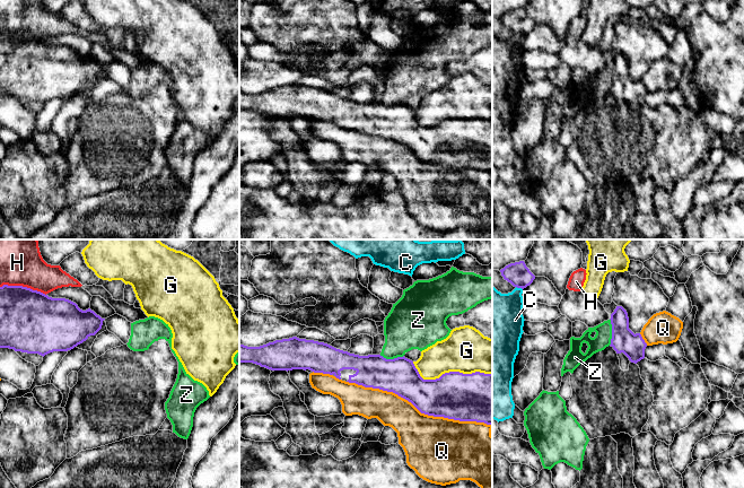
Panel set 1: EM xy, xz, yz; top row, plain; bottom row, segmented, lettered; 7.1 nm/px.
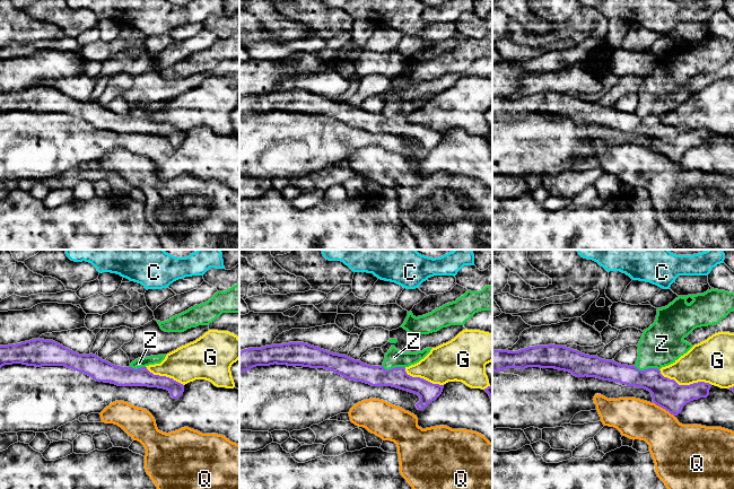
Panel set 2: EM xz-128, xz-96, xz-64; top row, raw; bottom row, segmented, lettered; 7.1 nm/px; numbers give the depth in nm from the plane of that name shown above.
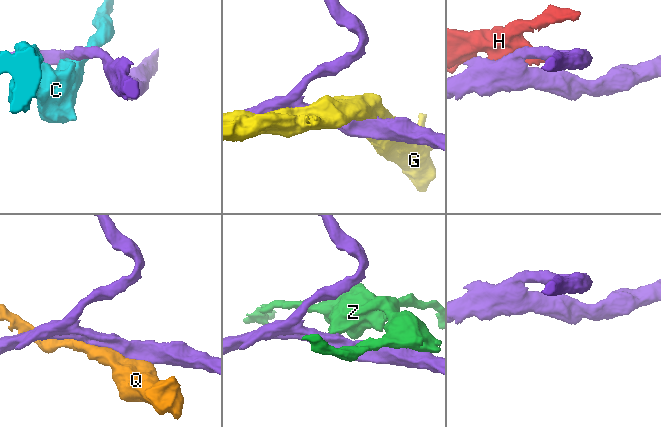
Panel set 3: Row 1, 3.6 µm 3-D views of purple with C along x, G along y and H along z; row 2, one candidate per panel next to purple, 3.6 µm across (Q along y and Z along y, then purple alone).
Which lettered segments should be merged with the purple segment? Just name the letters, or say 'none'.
none

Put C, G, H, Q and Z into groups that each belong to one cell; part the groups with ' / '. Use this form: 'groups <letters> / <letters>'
groups C / G / H / Q / Z

